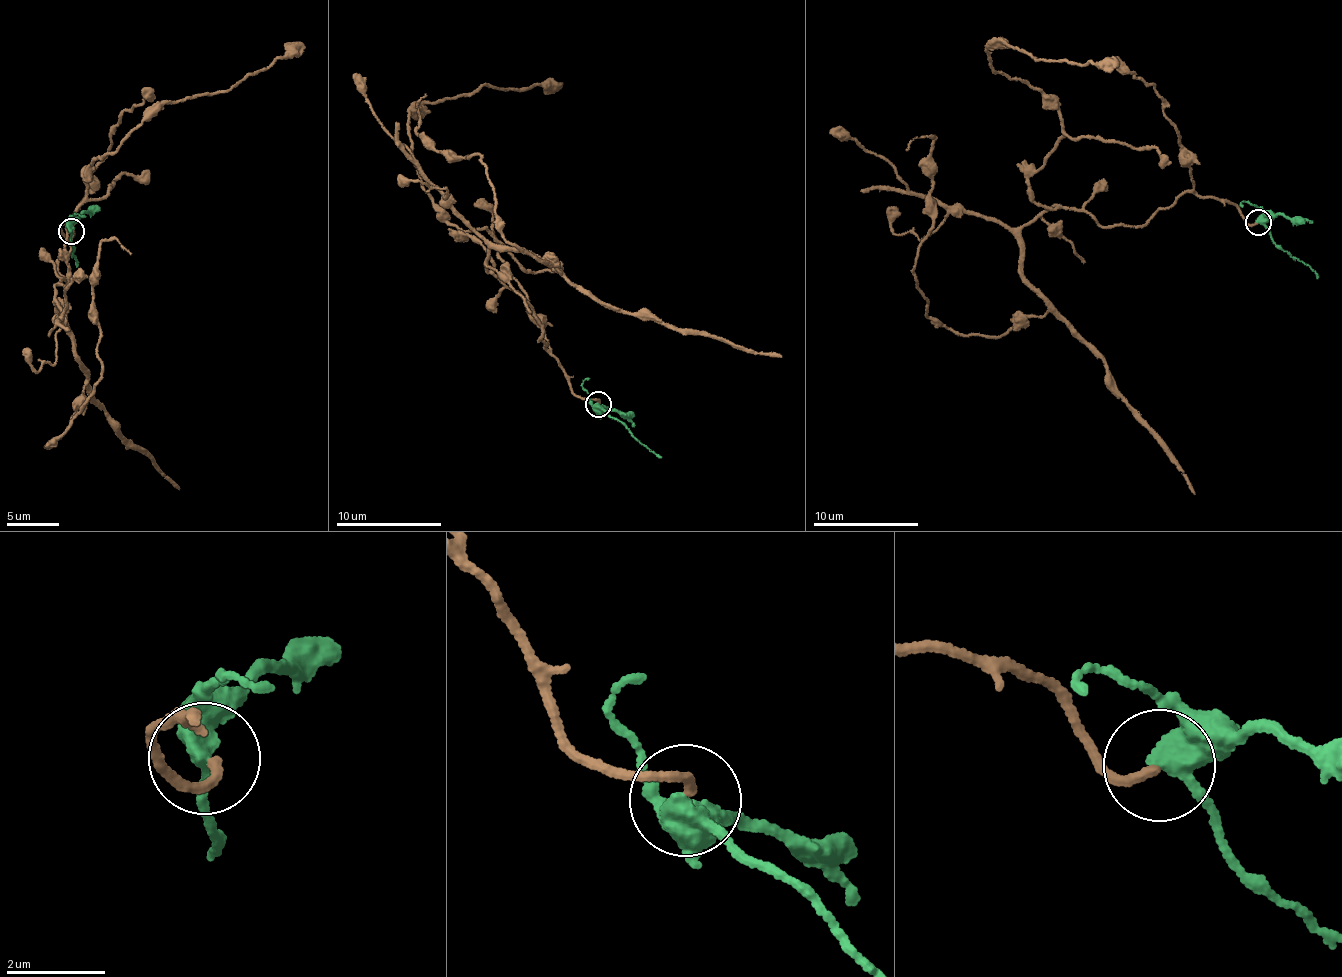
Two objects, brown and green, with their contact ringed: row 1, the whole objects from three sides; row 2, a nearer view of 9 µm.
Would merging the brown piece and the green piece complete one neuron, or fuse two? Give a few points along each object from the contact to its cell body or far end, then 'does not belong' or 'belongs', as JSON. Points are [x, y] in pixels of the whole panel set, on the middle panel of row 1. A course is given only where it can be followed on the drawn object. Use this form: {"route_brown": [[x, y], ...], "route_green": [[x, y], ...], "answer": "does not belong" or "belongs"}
{"route_brown": [[599, 404], [488, 270], [492, 246], [562, 272], [504, 239], [474, 152], [414, 133], [427, 94]], "route_green": [[599, 404], [661, 458]], "answer": "does not belong"}

